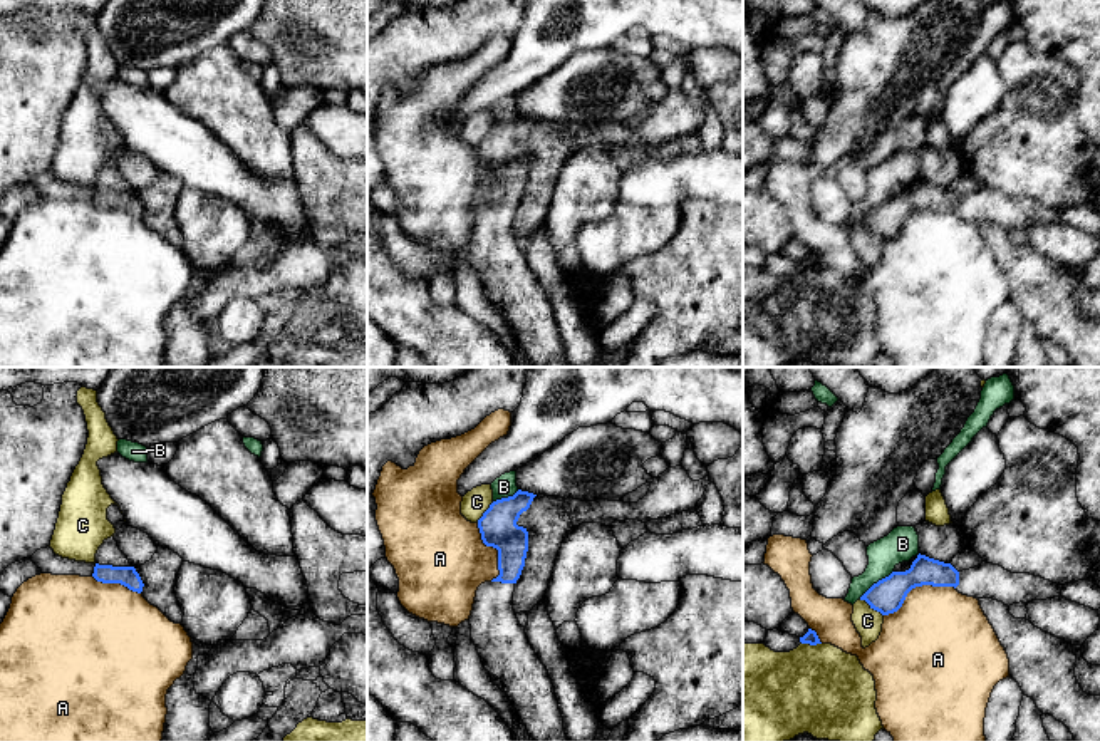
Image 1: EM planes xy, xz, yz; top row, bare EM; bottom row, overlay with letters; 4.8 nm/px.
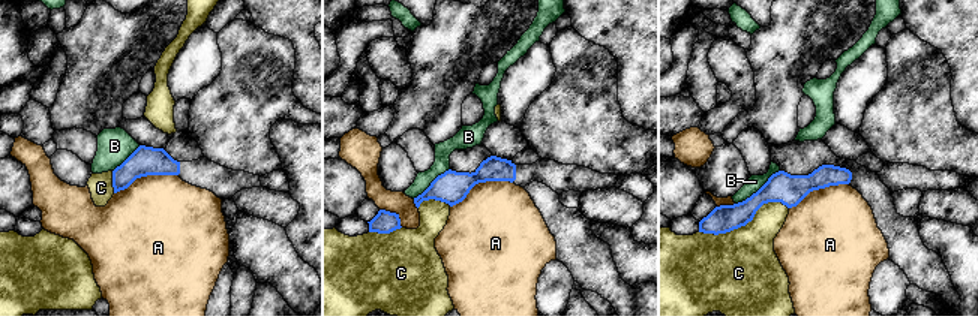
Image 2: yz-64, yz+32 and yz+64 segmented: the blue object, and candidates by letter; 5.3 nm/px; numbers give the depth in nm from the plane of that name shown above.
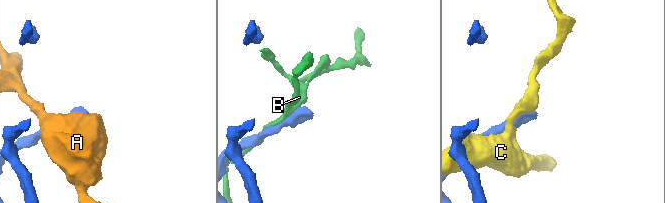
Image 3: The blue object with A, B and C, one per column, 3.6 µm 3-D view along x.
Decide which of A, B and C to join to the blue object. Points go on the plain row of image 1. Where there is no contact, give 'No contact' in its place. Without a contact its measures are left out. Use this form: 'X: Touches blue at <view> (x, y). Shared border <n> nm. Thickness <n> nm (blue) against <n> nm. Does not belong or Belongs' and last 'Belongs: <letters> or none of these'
A: Touches blue at yz (916, 210). Shared border 380 nm. Thickness 160 nm (blue) against 440 nm. Does not belong
B: Touches blue at yz (877, 207). Shared border 220 nm. Thickness 160 nm (blue) against 160 nm. Does not belong
C: Touches blue at yz (871, 230). Shared border 150 nm. Thickness 160 nm (blue) against 130 nm. Does not belong
Belongs: none of these

